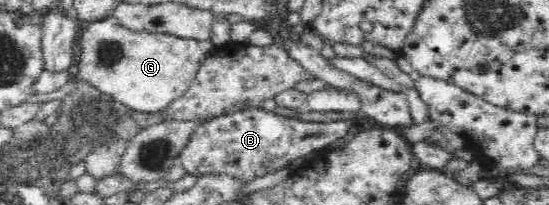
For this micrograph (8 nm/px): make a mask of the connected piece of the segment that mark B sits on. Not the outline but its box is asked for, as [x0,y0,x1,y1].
[176,108,352,185]

